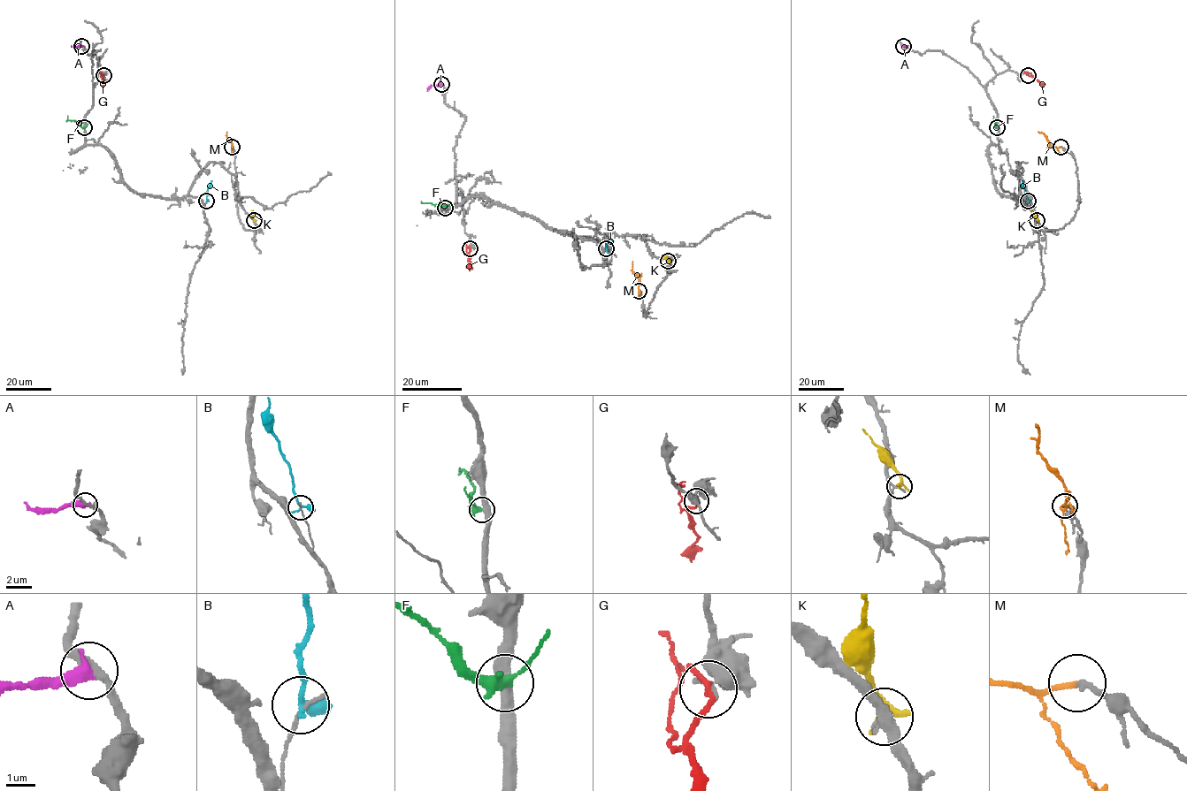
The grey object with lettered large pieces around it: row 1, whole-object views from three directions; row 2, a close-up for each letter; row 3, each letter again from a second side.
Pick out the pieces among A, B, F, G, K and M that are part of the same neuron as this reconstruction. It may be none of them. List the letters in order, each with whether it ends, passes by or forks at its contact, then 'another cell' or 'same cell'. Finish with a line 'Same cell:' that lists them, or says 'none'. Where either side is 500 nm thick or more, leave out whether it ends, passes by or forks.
A: it ends there; another cell
B: it passes by; another cell
F: it passes by; another cell
G: it ends there; another cell
K: it passes by; another cell
M: it ends there; same cell
Same cell: M

